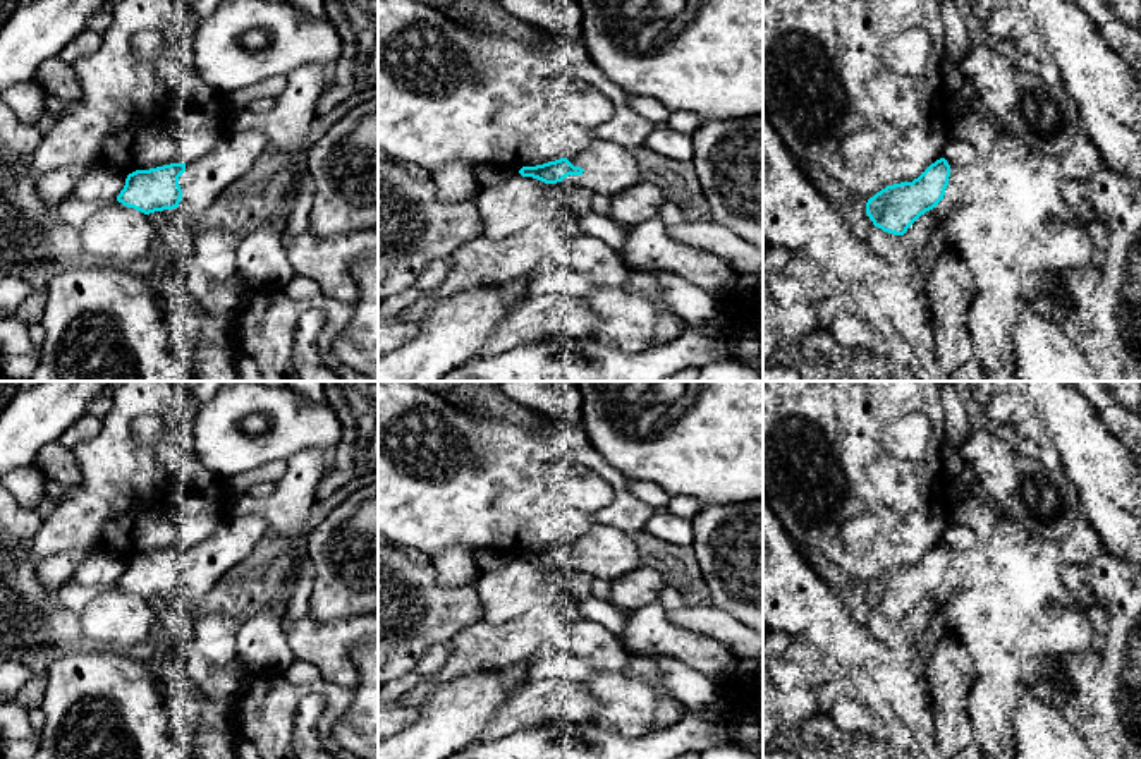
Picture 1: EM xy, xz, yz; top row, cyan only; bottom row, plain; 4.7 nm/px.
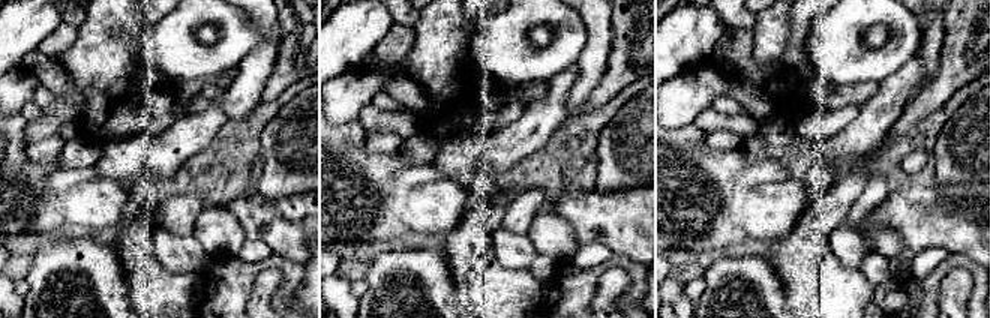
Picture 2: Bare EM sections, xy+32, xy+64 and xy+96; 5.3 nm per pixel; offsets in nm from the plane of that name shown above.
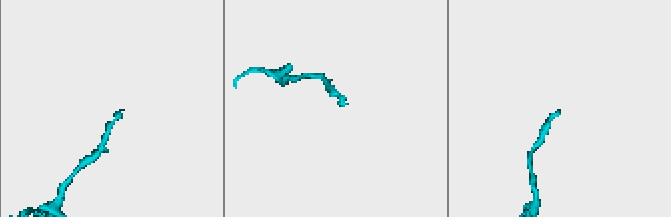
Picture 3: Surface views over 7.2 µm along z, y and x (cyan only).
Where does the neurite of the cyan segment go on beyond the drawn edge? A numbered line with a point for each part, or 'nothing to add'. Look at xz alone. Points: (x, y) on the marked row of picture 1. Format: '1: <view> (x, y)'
1: xz (610, 169)

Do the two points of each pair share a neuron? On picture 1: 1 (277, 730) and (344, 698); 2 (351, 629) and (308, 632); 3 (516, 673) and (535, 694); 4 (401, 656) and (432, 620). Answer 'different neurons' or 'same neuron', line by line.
1: same neuron
2: same neuron
3: different neurons
4: same neuron

